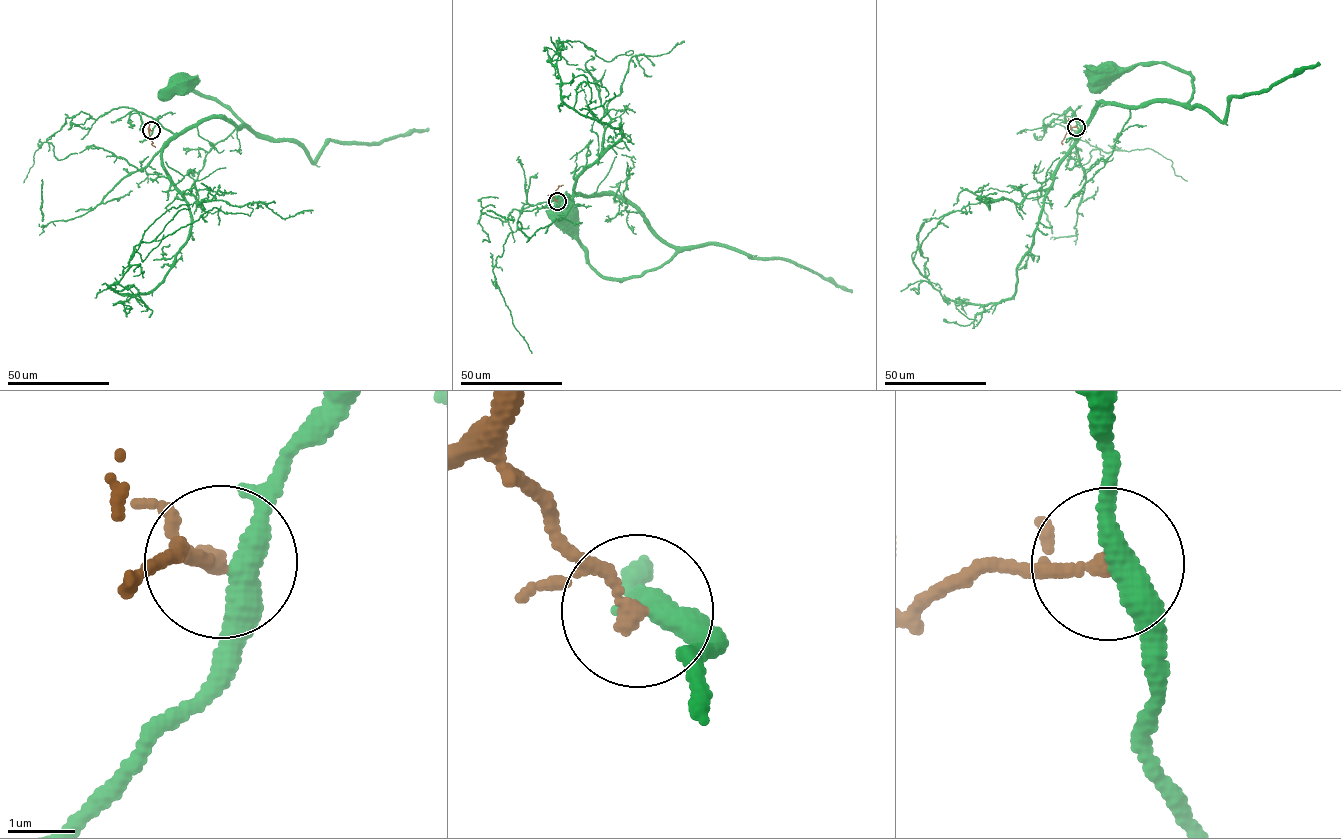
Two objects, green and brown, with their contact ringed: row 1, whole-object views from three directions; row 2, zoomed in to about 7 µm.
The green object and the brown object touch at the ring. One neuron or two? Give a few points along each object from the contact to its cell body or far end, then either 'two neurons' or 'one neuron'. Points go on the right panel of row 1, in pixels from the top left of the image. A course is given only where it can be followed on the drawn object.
course green (1076, 127), (1075, 117), (1083, 126), (1099, 103), (1185, 104), (1193, 90), (1190, 75), (1161, 63), (1100, 70); course brown (1076, 127), (1067, 132), (1062, 144); one neuron

